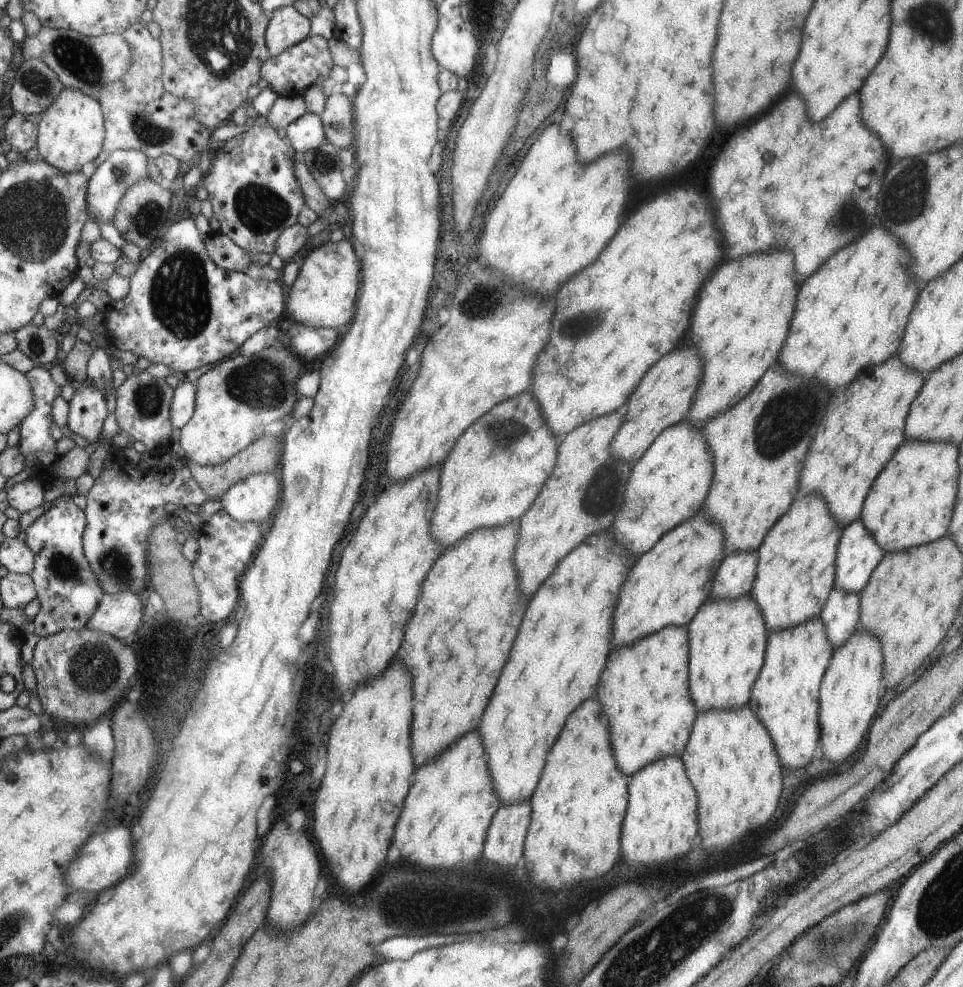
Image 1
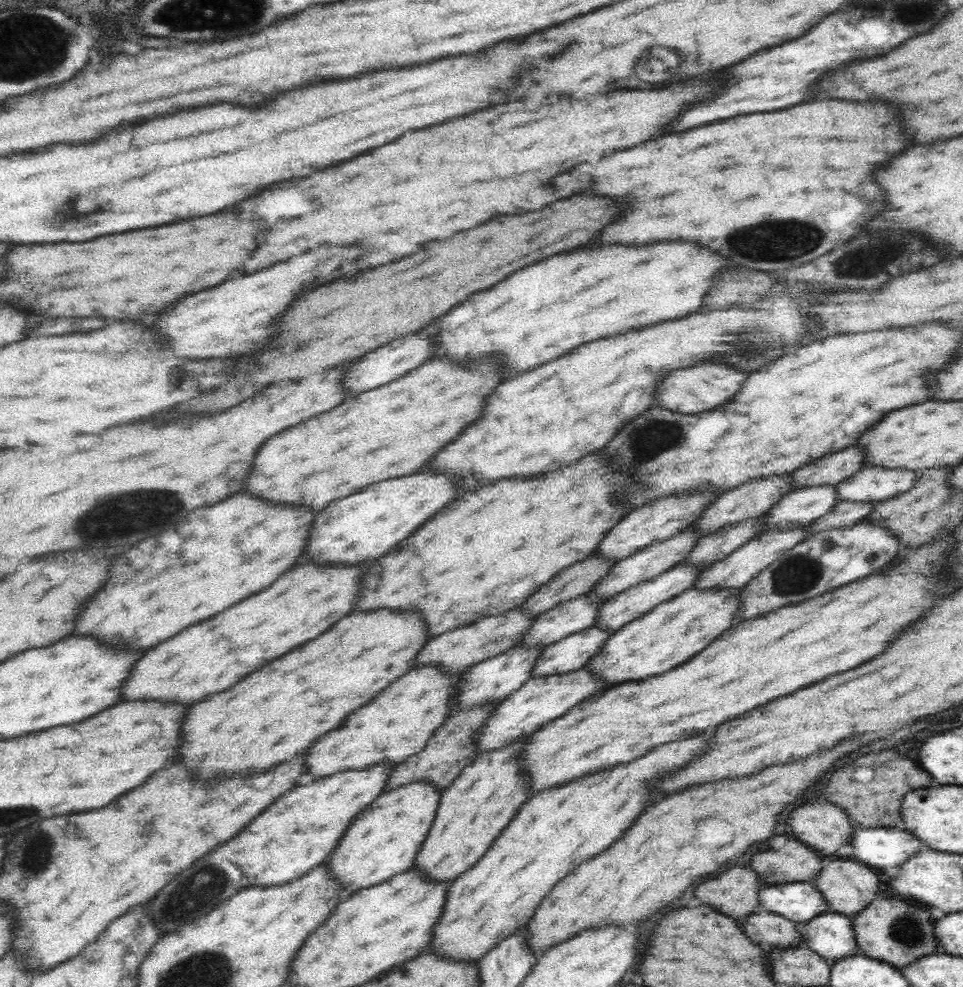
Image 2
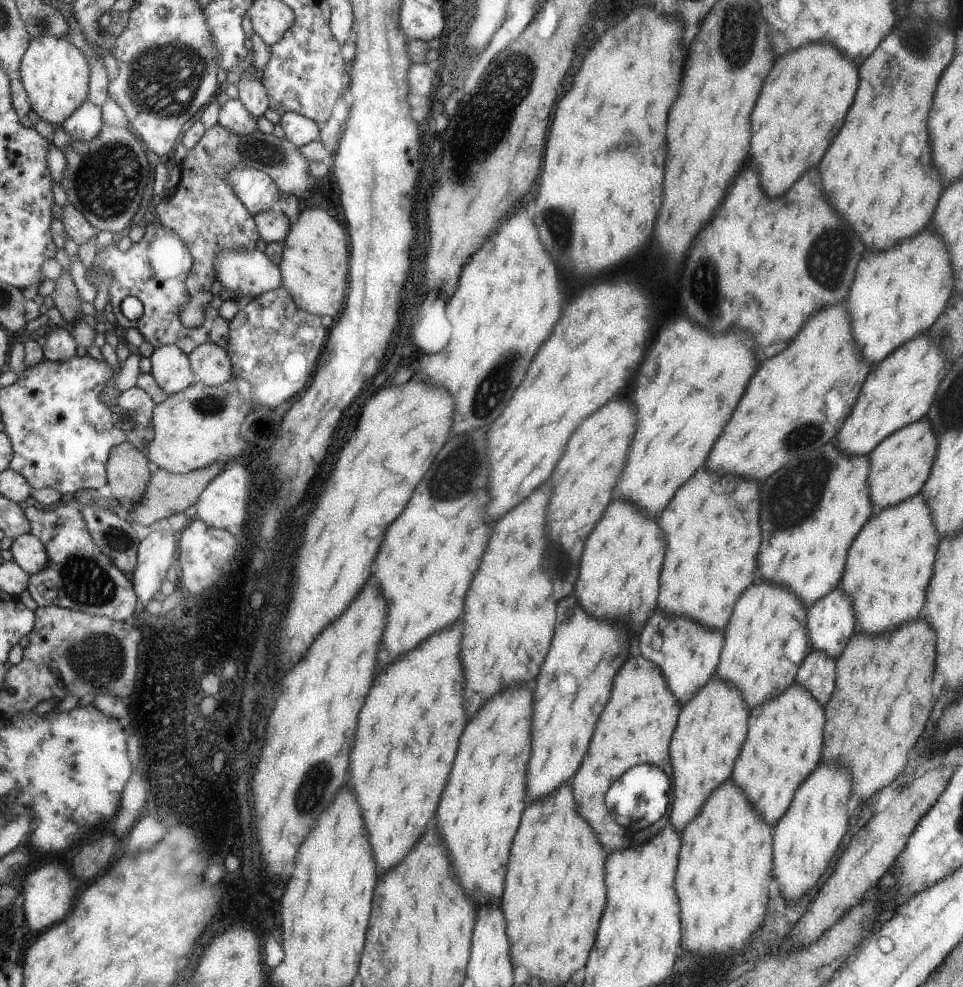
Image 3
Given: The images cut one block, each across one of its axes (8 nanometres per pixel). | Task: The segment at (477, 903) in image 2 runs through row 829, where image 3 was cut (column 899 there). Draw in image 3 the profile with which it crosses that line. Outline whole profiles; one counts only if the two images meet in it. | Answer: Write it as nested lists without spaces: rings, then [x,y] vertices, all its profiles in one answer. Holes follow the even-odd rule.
[[[921,496],[871,515],[867,528],[863,528],[850,544],[838,582],[841,592],[851,602],[855,632],[871,632],[877,636],[917,620],[925,602],[925,588],[931,578],[937,540],[931,524],[931,510]]]

